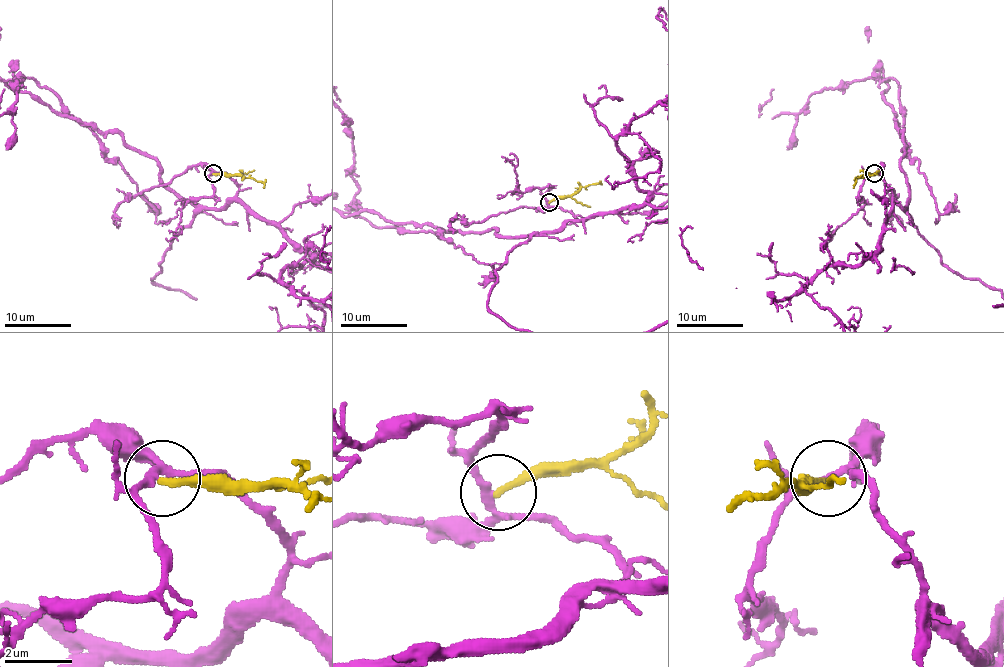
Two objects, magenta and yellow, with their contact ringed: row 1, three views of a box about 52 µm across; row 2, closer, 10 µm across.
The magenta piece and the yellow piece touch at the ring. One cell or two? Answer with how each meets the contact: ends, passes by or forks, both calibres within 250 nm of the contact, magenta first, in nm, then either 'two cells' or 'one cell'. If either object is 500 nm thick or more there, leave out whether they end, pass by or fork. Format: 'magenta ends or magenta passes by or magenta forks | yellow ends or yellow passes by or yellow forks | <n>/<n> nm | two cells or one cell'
magenta forks | yellow ends | 180/220 nm | one cell

